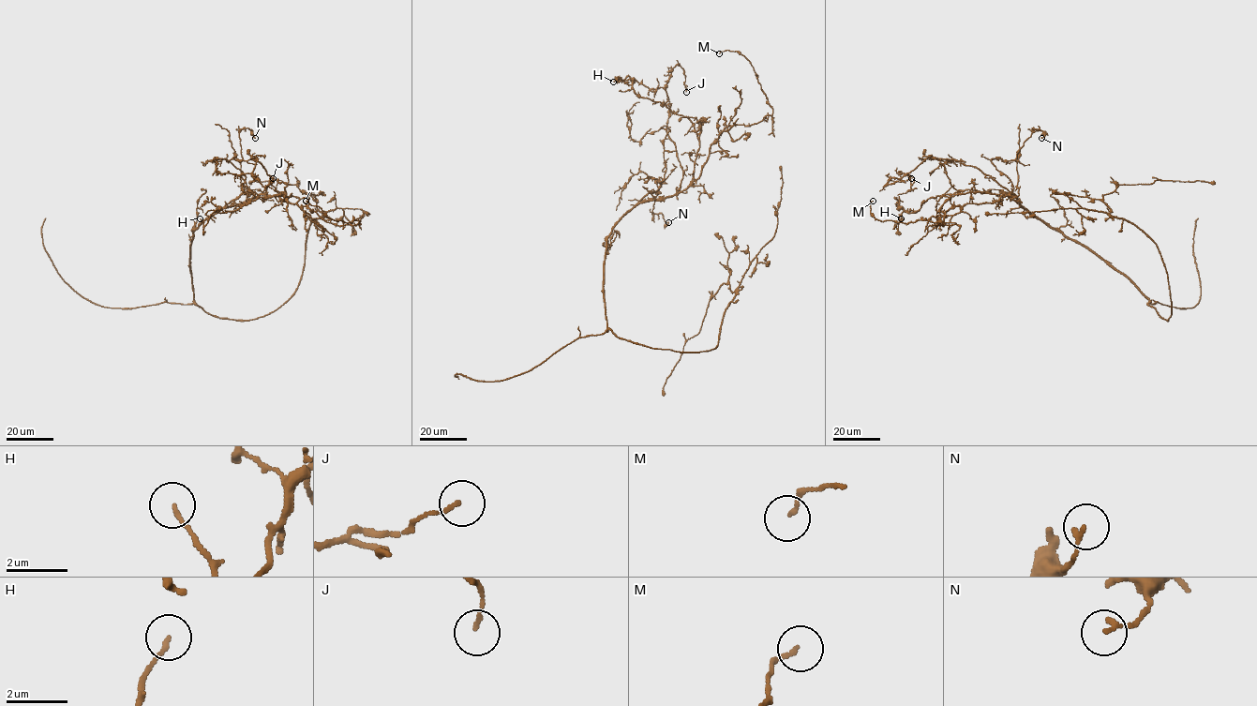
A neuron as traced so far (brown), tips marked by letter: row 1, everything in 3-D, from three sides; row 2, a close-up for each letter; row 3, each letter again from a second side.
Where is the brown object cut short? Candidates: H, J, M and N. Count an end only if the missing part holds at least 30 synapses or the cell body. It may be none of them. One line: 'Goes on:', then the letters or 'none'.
Goes on: none

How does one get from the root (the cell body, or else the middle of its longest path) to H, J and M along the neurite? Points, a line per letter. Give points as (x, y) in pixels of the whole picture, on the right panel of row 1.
H: (1127, 277), (1049, 228), (1014, 195), (942, 194), (930, 197), (915, 212), (905, 209), (901, 218)
J: (1127, 277), (1049, 228), (1022, 206), (1014, 195), (976, 167), (953, 159), (927, 157), (883, 187), (911, 178)
M: (1127, 277), (1049, 228), (1014, 195), (952, 206), (944, 226), (878, 220), (871, 212), (873, 201)

